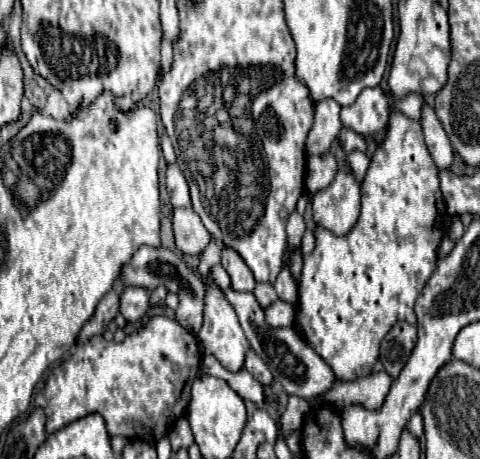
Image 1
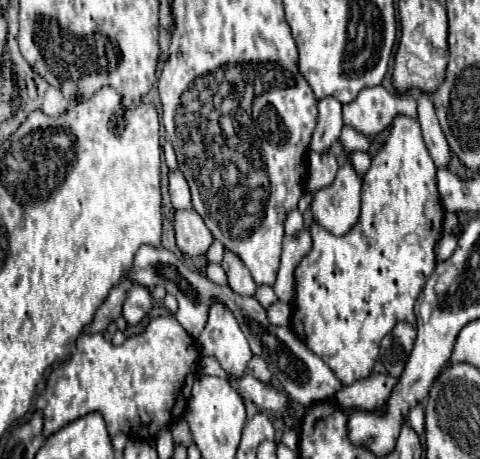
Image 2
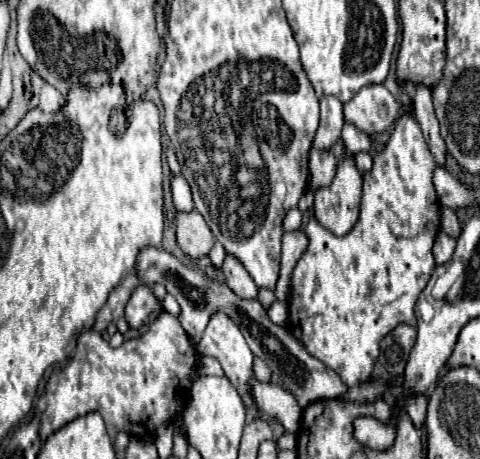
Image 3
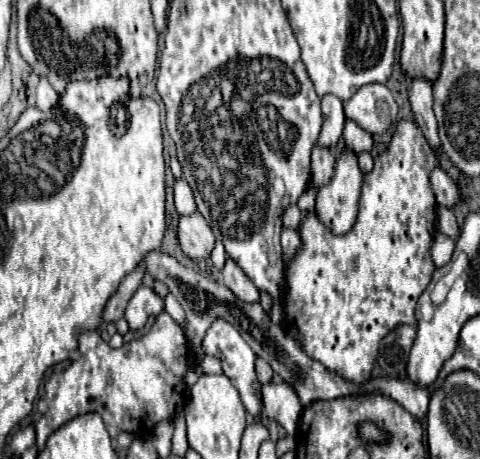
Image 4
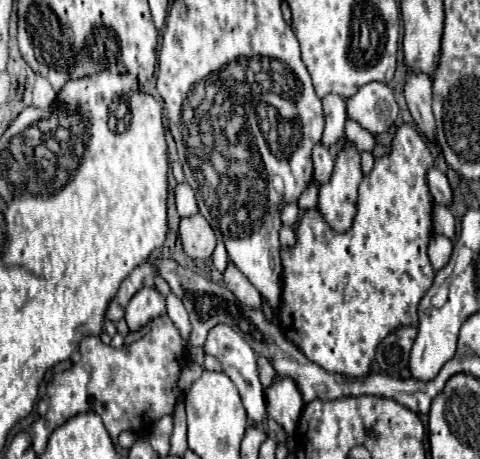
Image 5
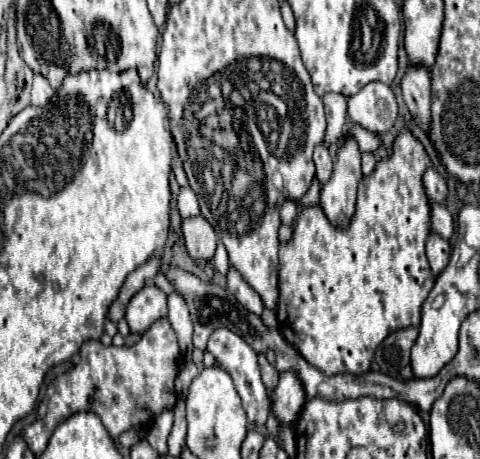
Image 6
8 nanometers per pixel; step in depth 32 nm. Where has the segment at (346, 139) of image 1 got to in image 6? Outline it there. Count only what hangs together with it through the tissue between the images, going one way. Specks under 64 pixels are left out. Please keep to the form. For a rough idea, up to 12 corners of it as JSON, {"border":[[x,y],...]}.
{"border":[[350,124],[348,134],[360,152],[374,152],[380,140],[374,132]]}

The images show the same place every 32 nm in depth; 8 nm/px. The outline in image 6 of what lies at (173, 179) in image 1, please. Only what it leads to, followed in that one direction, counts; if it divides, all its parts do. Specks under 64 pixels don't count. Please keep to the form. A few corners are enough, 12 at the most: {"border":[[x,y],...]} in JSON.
{"border":[[190,186],[180,188],[178,210],[182,218],[200,214]]}

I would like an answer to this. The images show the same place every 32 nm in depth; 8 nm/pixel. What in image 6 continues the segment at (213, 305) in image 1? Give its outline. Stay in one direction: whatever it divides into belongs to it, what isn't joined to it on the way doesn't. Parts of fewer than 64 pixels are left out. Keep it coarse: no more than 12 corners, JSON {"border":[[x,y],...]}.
{"border":[[228,328],[206,352],[232,376],[244,408],[268,408],[258,354]]}

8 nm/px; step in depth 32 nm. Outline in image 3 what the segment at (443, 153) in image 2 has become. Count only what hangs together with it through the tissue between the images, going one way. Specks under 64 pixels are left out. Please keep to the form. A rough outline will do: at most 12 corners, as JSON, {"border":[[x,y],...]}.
{"border":[[418,84],[414,116],[438,166],[446,144],[432,108],[432,90]]}

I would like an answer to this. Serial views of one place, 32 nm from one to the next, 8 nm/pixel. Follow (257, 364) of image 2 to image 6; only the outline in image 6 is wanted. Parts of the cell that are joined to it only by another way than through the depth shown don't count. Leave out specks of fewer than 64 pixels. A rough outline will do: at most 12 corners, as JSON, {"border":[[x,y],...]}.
{"border":[[258,356],[262,382],[268,390],[278,384],[278,370]]}

